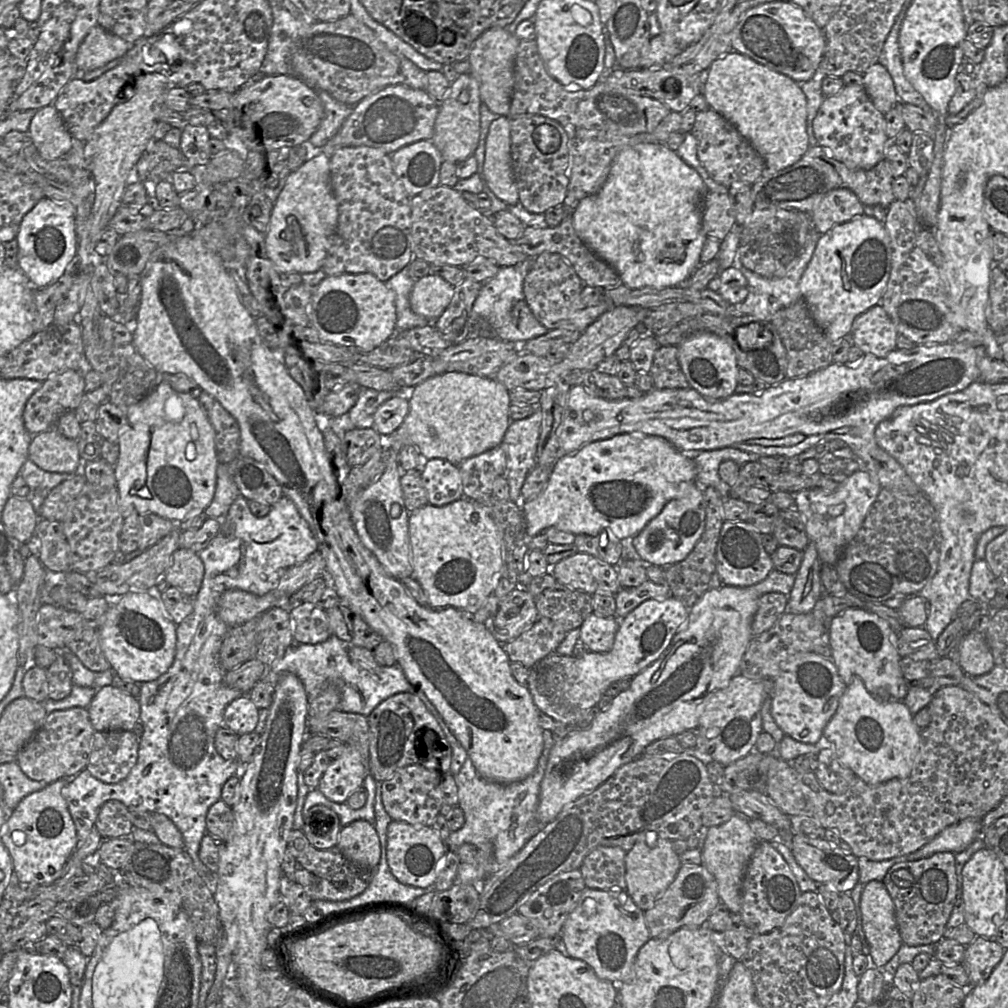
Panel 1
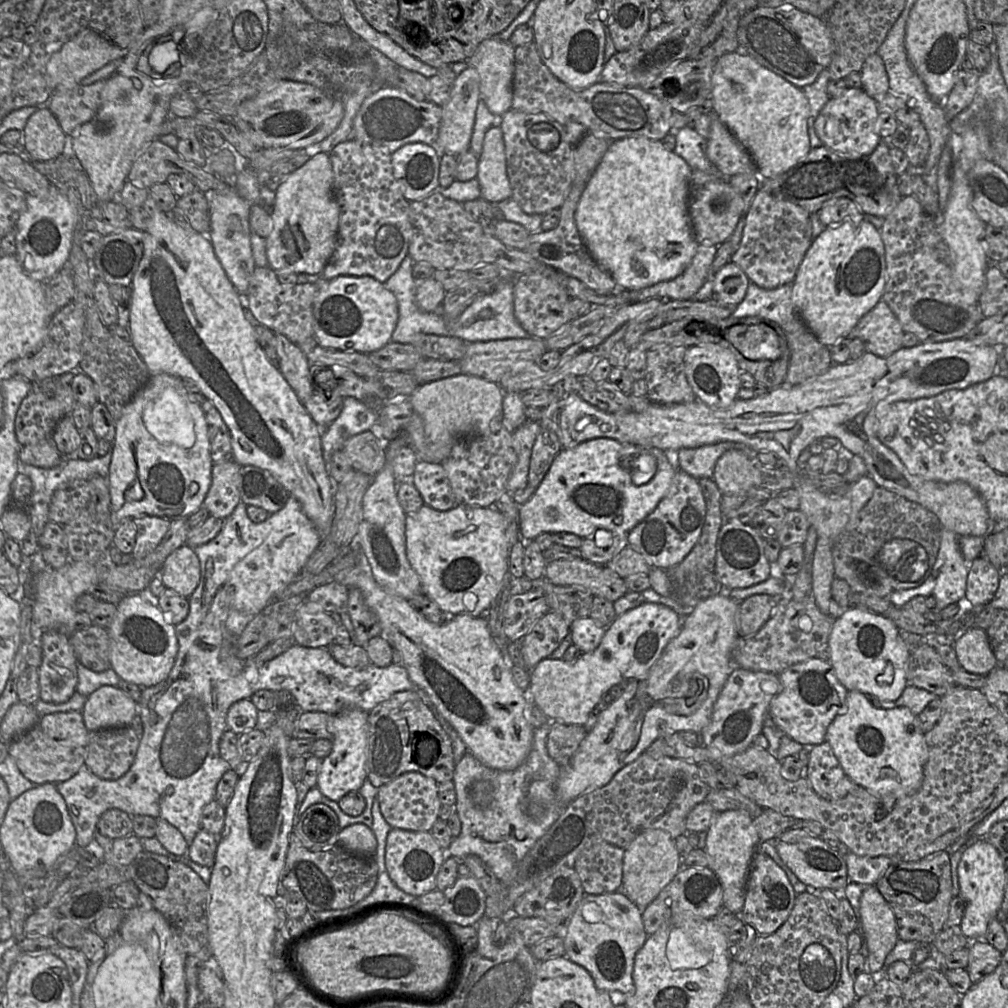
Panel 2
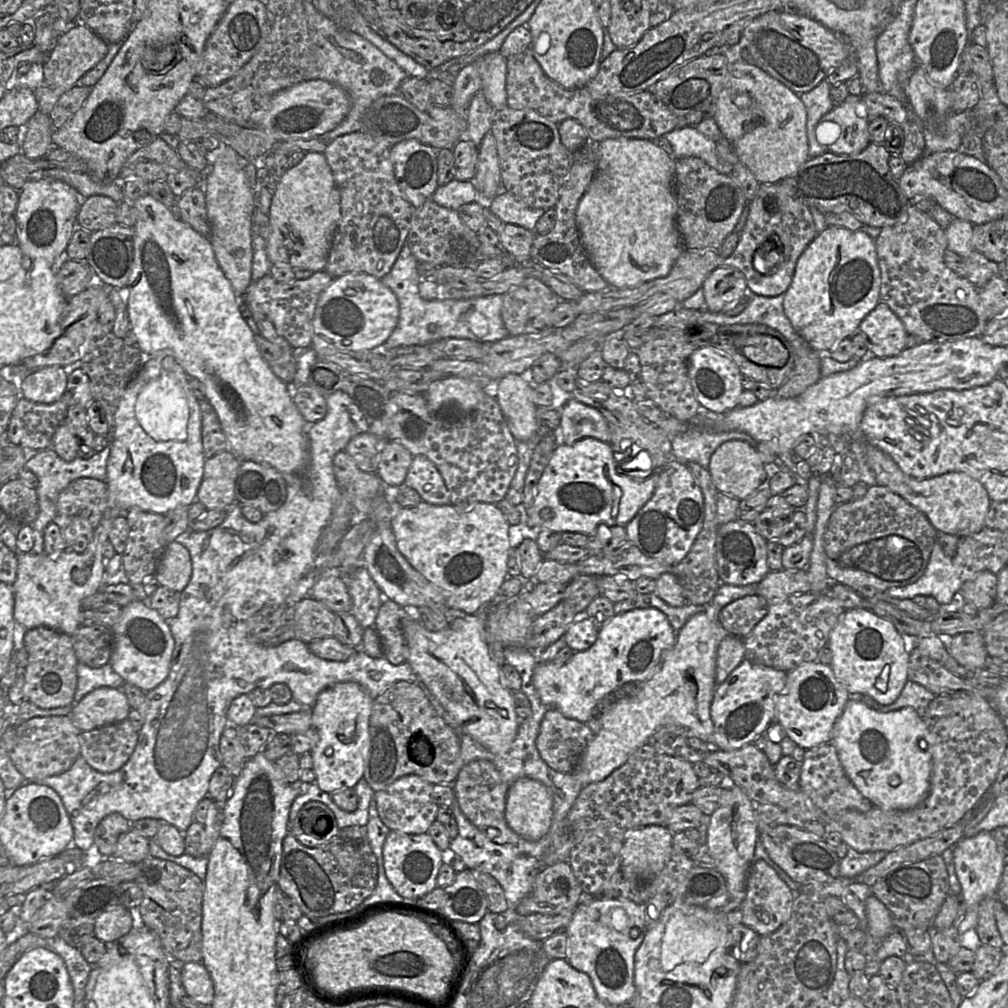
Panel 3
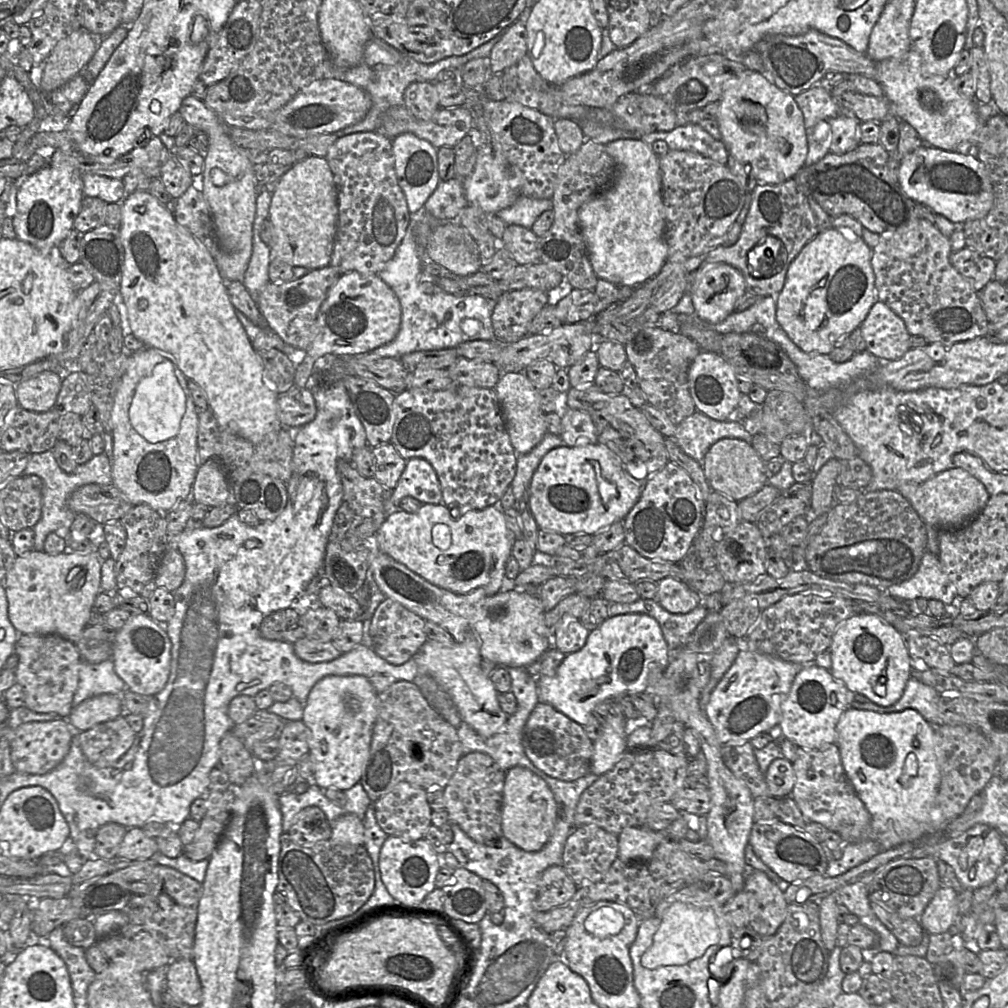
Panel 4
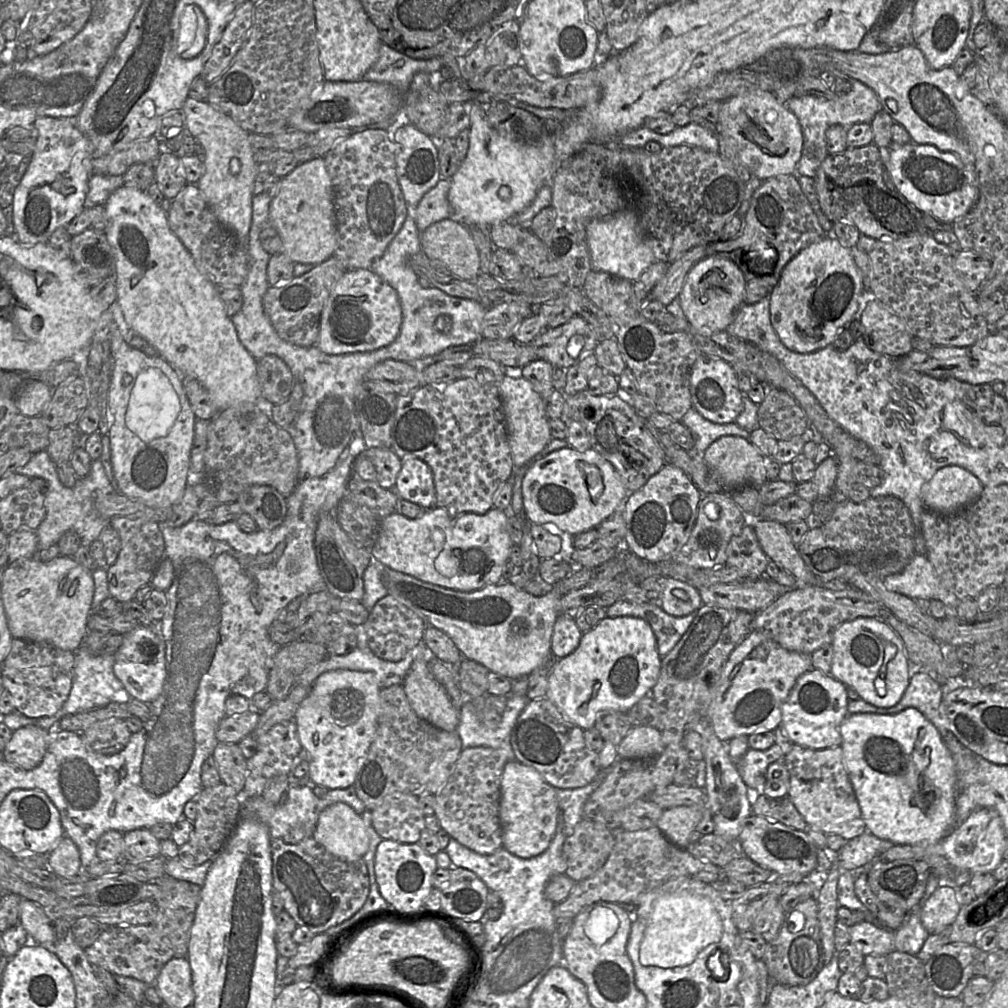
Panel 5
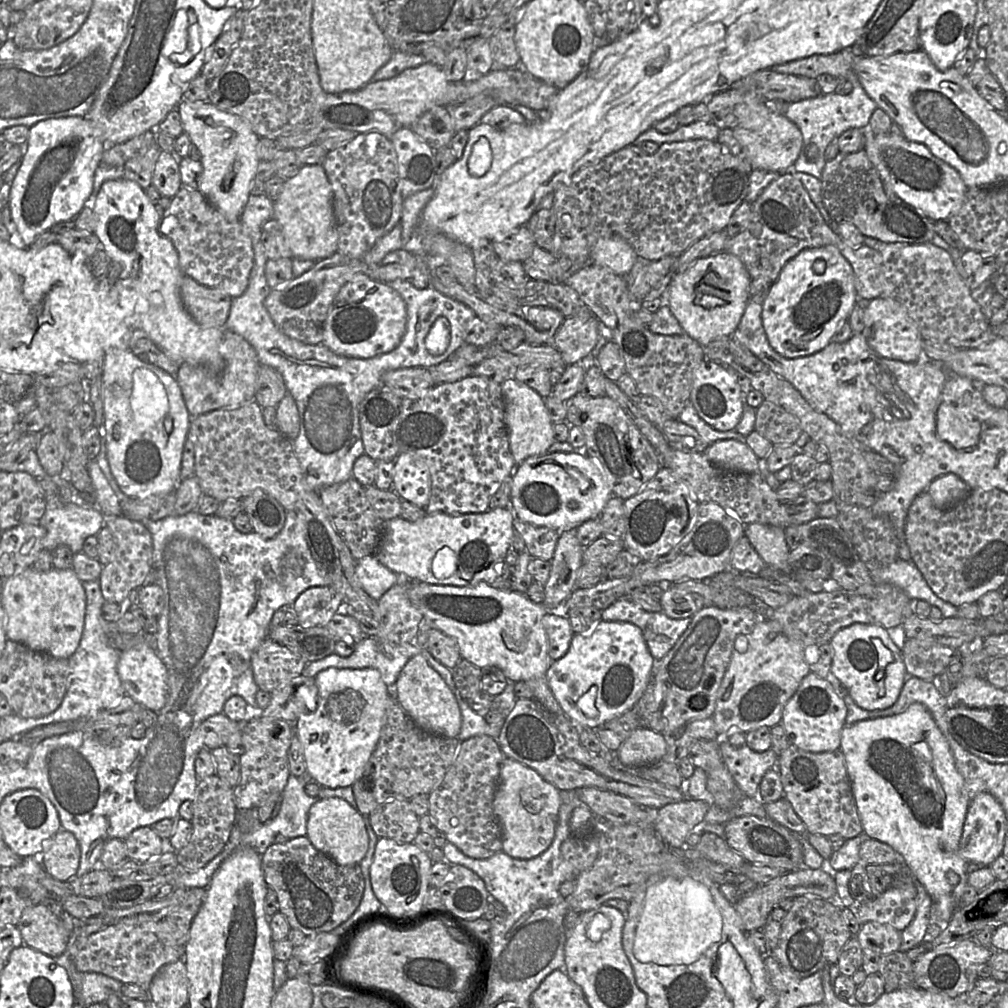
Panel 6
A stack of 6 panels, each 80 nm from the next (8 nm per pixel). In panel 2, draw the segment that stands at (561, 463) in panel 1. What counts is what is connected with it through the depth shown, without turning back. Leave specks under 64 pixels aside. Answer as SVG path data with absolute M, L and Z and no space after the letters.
M595 438L582 442L571 449L563 448L556 455L534 494L518 508L520 536L526 538L526 540L534 540L543 532L568 532L583 539L590 536L598 528L604 528L615 535L626 535L627 537L627 533L657 507L666 495L672 479L679 469L669 462L666 452L656 448L645 448L656 459L656 472L647 481L635 483L632 472L623 465L623 461L628 462L639 455L630 456L630 459L628 459L628 456L622 453L627 444L630 443L621 443L611 438Z

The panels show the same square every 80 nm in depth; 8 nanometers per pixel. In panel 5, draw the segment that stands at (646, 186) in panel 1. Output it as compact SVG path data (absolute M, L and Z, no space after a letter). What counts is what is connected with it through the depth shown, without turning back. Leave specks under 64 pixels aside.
M621 210L606 218L591 220L586 228L592 271L636 281L656 259L650 246L638 233L637 215L632 210Z

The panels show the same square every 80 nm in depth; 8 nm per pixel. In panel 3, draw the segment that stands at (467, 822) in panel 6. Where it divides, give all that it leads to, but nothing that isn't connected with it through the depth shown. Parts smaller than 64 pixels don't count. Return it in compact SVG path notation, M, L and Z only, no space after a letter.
M479 759L464 765L452 787L461 811L474 826L481 830L496 828L500 833L502 832L498 825L500 825L499 821L503 819L503 814L505 814L509 785L492 762Z

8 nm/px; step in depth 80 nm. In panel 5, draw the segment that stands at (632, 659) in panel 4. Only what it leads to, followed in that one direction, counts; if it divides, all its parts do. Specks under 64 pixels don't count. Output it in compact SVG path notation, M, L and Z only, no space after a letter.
M632 616L605 617L593 629L582 634L578 647L572 653L556 660L548 676L544 697L569 721L586 730L595 726L599 711L611 709L627 712L642 697L649 694L657 682L661 660L655 634L647 621Z

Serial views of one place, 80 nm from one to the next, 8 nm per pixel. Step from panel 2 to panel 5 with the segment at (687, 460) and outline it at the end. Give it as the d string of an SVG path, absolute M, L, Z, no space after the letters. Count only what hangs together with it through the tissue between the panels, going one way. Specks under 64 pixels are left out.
M693 407L681 419L681 422L691 431L695 445L692 455L702 456L704 451L718 438L737 436L749 441L750 431L736 424L716 424L706 420Z

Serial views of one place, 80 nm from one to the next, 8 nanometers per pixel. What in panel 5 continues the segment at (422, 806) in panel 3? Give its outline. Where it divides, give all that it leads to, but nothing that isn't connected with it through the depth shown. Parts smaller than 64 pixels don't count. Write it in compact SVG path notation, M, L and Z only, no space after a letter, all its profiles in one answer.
M395 792L372 810L372 823L382 839L400 843L417 843L425 828L425 814L418 797Z

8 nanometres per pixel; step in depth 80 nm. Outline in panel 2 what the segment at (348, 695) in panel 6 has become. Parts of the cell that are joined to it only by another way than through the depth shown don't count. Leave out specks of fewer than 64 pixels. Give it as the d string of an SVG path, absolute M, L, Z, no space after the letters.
M348 709L334 715L335 733L331 753L322 759L317 788L338 802L351 791L358 791L367 778L368 712Z

